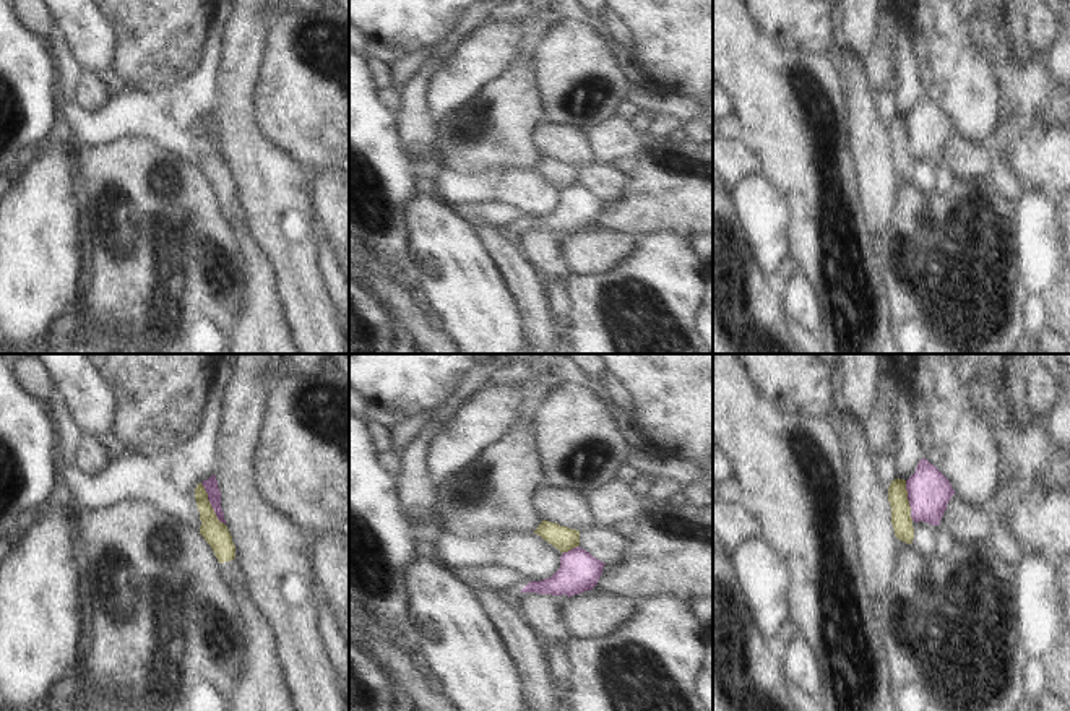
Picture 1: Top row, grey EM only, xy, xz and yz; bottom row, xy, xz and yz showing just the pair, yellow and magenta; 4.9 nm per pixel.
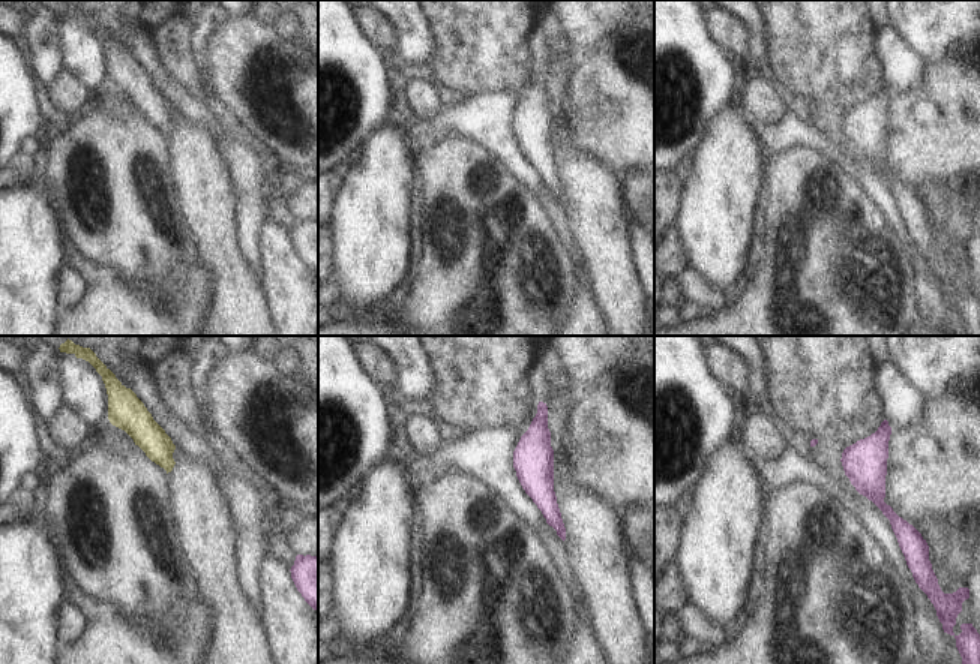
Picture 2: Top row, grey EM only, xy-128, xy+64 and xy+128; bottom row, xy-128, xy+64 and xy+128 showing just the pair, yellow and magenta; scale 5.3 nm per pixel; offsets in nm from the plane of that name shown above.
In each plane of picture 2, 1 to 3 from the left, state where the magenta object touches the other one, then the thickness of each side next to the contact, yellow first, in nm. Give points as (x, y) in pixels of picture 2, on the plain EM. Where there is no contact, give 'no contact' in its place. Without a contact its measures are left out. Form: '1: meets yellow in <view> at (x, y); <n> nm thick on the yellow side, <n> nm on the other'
1: no contact
2: no contact
3: no contact

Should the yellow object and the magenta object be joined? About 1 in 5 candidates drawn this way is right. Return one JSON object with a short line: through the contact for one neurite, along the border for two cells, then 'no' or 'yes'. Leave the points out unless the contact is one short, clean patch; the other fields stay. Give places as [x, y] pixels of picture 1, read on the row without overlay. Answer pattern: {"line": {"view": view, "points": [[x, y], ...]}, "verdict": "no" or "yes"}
{"line": {"view": "xy", "points": [[202, 119], [215, 151], [224, 161]]}, "verdict": "no"}

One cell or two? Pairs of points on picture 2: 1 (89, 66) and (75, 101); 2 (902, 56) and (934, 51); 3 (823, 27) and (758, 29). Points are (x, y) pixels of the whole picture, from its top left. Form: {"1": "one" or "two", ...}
{"1": "two", "2": "two", "3": "two"}

